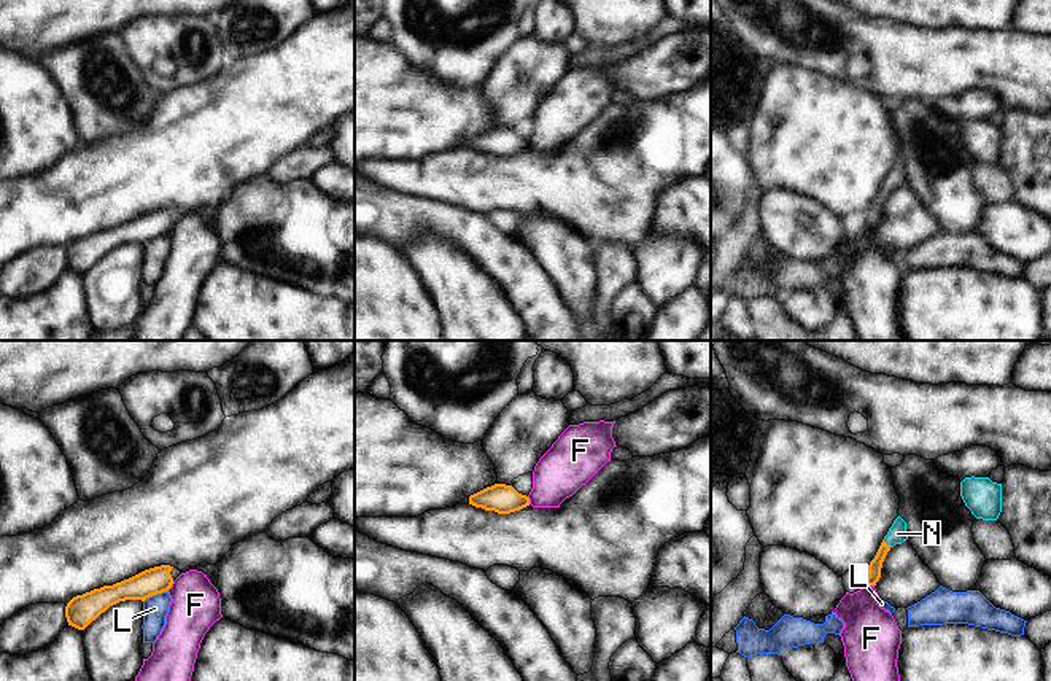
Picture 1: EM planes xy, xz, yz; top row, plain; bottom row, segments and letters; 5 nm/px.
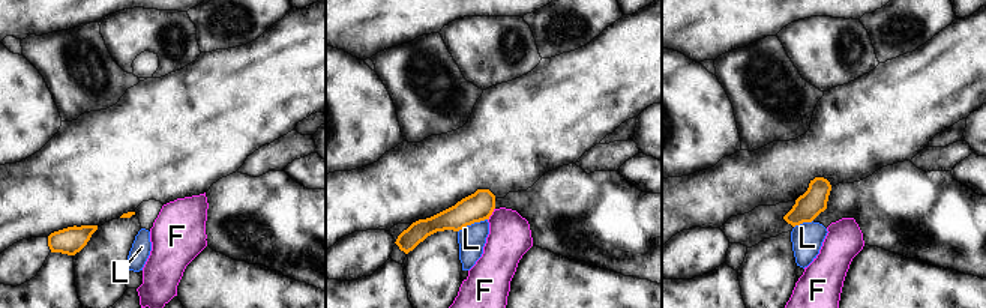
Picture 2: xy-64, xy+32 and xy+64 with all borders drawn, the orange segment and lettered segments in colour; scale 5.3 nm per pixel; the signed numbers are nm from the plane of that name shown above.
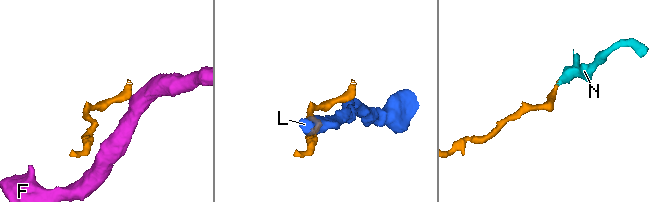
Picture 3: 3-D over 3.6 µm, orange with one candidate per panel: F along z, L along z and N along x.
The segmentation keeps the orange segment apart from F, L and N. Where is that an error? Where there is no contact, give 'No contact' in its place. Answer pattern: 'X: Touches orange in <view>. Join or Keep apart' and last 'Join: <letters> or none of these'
F: Touches orange in xy. Keep apart
L: Touches orange in xy. Keep apart
N: Touches orange in yz. Join
Join: N

